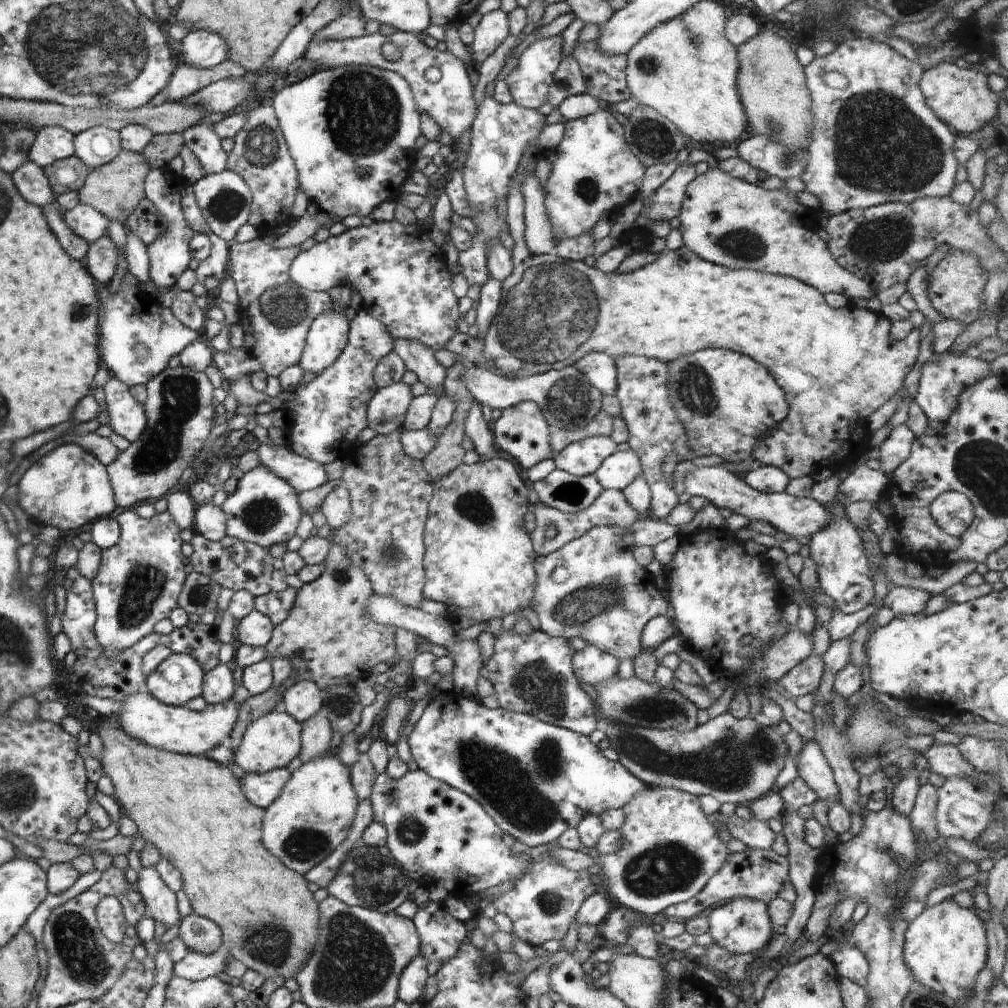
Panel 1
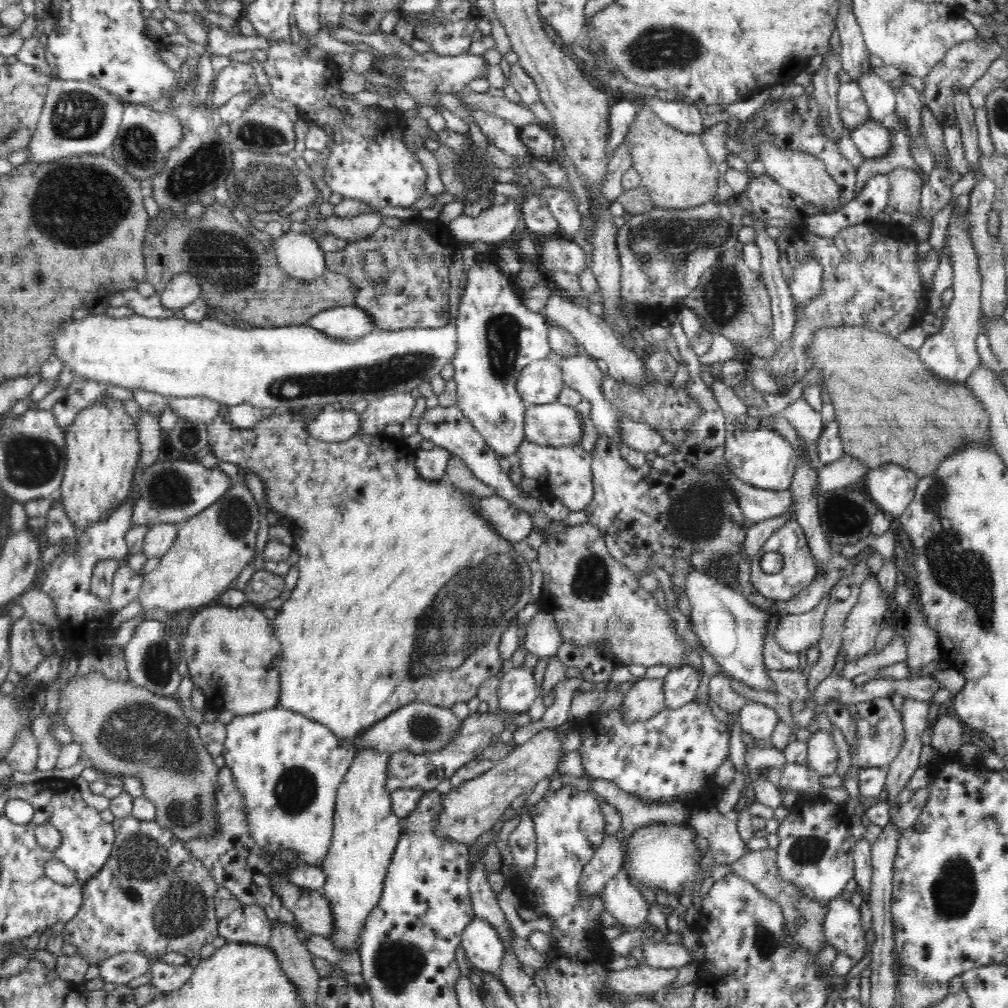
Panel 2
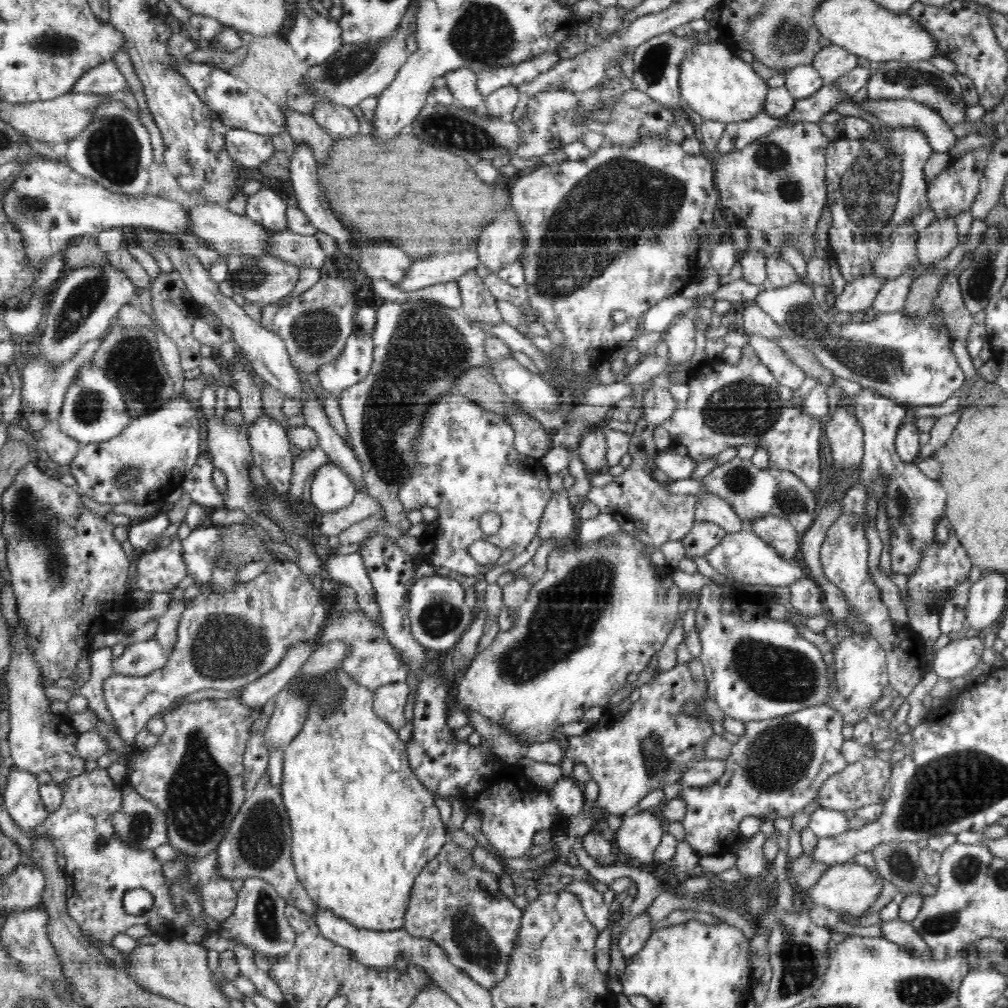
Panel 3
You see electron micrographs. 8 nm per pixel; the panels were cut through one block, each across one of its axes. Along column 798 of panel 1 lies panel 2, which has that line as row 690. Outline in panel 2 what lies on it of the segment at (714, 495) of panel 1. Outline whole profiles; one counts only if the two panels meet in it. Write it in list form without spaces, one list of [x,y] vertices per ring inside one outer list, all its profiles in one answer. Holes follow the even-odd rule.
[[[524,665],[512,667],[500,679],[497,696],[501,710],[528,714],[538,695],[533,670]]]

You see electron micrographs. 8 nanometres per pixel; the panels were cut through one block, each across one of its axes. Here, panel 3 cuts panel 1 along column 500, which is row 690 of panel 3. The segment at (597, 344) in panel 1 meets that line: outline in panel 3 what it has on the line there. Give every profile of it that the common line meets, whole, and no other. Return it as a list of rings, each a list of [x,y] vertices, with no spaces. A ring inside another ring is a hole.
[[[342,665],[328,671],[324,676],[311,676],[312,680],[304,680],[303,676],[294,676],[288,687],[293,687],[300,693],[306,693],[306,699],[313,705],[313,711],[306,718],[306,722],[292,743],[284,750],[283,779],[281,782],[281,797],[287,809],[292,828],[291,853],[293,865],[302,886],[307,890],[308,896],[317,907],[328,909],[334,915],[348,921],[356,927],[372,931],[389,931],[400,929],[403,926],[408,900],[416,877],[422,869],[440,852],[448,841],[447,827],[443,825],[438,806],[434,803],[433,794],[417,779],[412,772],[408,759],[406,744],[400,739],[398,733],[374,713],[374,694],[365,686],[357,684]]]

